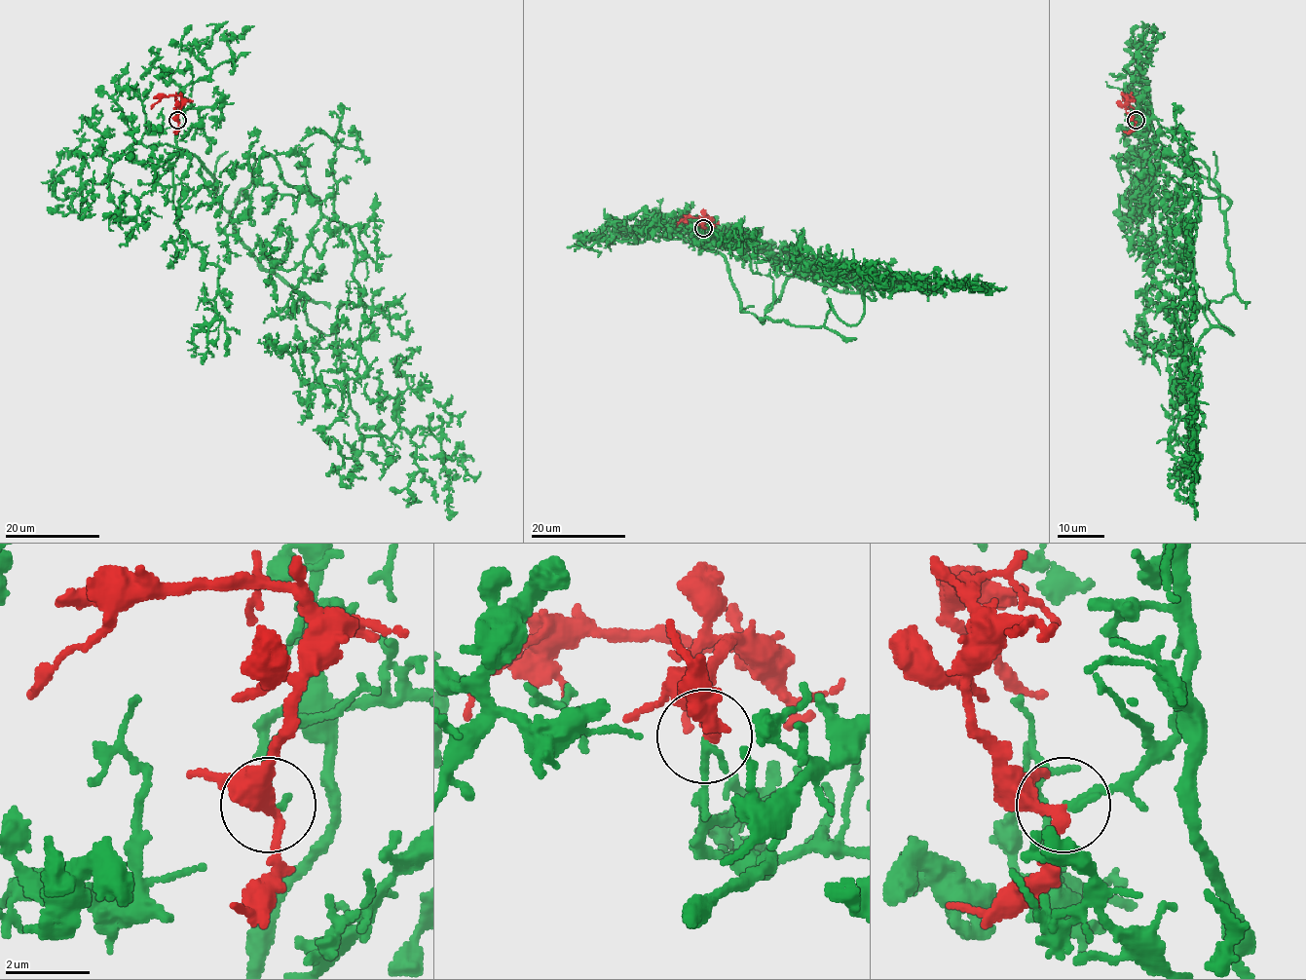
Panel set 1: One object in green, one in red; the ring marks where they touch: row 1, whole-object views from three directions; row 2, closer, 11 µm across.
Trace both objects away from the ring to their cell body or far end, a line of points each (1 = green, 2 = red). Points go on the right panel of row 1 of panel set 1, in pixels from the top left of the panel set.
1: (1137, 121), (1215, 184), (1233, 273), (1209, 304), (1233, 334), (1184, 373), (1195, 520)
2: (1137, 121), (1126, 111), (1126, 95), (1125, 100), (1134, 109)

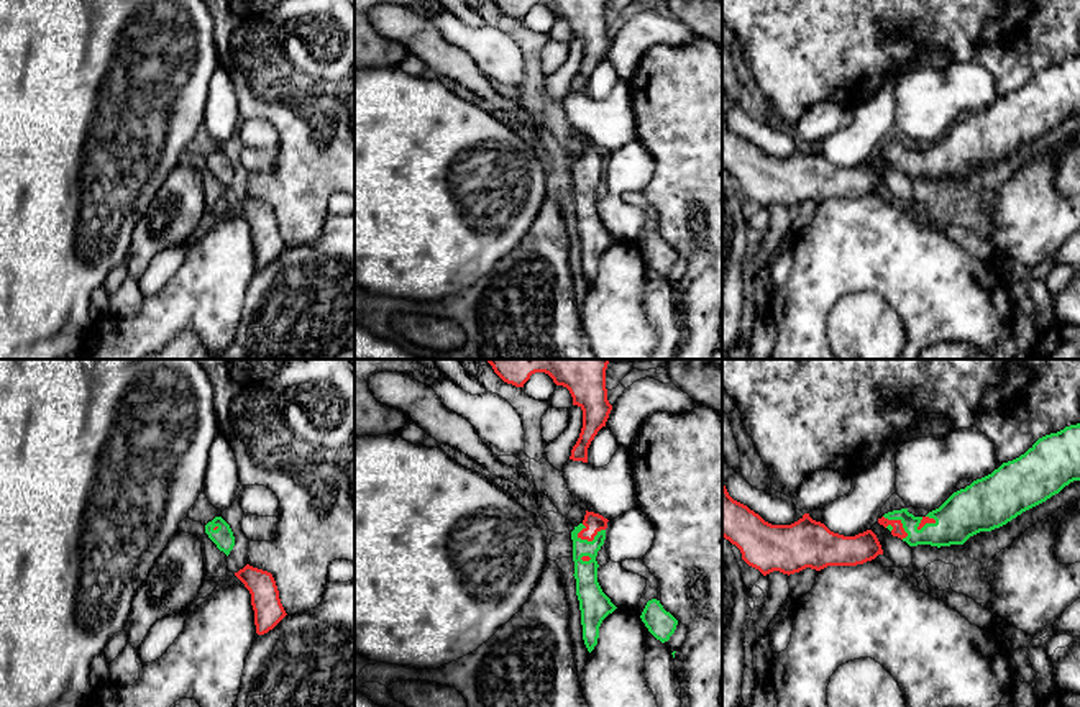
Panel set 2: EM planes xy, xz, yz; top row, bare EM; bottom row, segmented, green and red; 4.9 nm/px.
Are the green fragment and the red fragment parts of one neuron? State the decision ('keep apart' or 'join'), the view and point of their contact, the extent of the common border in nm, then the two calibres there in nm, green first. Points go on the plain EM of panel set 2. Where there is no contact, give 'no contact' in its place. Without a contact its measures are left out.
join; meets green in xz at (590, 174); contact 150 nm long; 120 nm thick on the green side, 90 nm on the other

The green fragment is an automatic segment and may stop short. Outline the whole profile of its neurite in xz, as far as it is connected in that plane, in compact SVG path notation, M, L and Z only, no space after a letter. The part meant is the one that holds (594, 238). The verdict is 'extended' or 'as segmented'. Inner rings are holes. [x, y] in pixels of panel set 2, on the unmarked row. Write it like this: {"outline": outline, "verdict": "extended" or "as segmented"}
{"outline": "M588 144L584 153L571 164L576 228L581 243L583 272L591 285L597 277L602 253L617 239L602 225L597 215L597 184L604 177L607 151Z", "verdict": "extended"}

